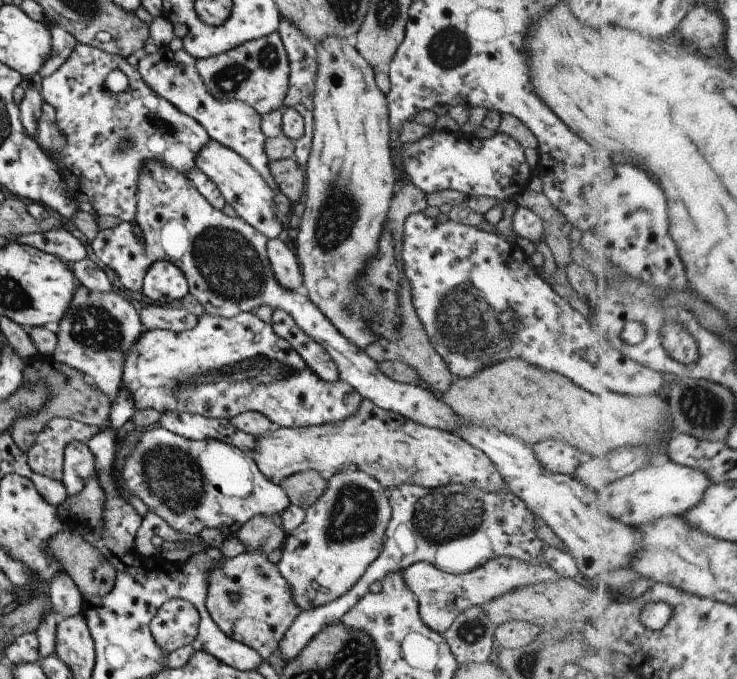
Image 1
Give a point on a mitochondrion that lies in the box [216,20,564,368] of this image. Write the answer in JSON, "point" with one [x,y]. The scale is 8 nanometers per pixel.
{"point":[469,320]}

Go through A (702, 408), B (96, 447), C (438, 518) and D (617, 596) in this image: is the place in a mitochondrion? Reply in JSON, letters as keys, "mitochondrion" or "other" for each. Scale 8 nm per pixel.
{"A":"mitochondrion","B":"other","C":"mitochondrion","D":"other"}

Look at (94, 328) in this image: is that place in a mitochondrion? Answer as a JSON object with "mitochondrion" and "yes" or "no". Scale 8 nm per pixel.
{"mitochondrion":"yes"}

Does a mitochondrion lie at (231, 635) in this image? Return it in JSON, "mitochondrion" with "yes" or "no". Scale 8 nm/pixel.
{"mitochondrion":"no"}

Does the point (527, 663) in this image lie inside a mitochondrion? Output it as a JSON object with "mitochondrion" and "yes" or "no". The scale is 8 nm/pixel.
{"mitochondrion":"yes"}

